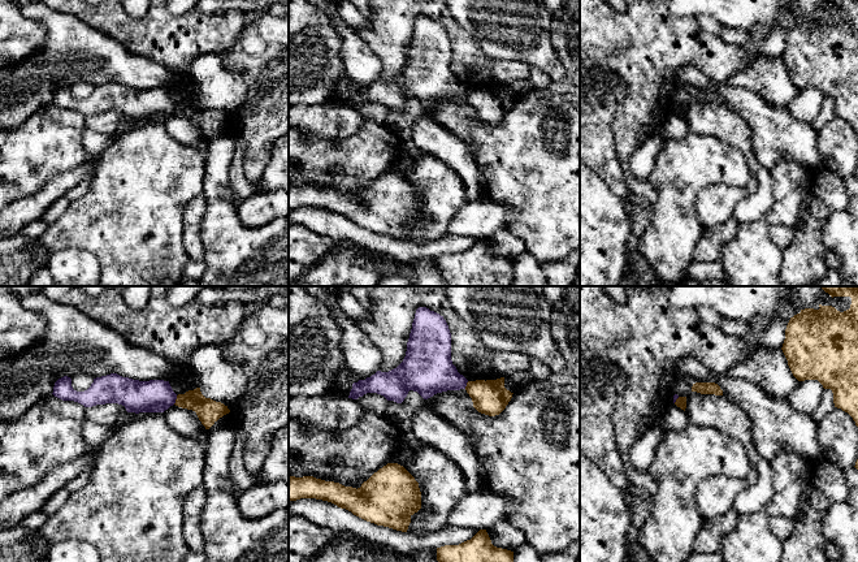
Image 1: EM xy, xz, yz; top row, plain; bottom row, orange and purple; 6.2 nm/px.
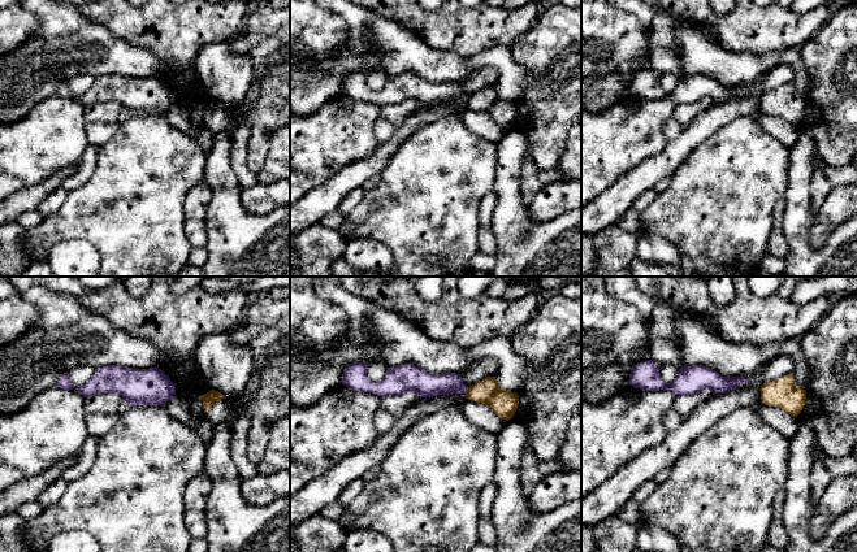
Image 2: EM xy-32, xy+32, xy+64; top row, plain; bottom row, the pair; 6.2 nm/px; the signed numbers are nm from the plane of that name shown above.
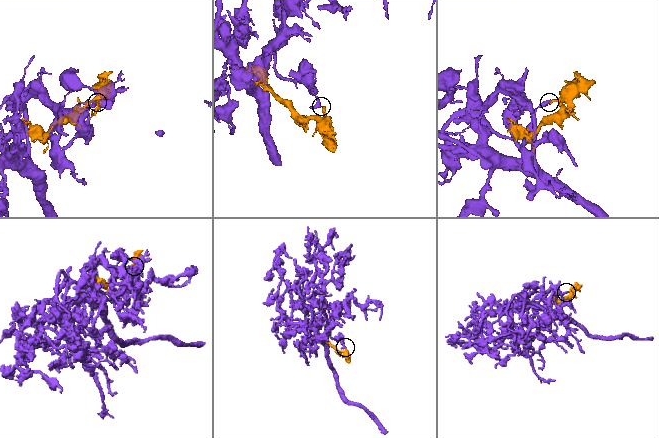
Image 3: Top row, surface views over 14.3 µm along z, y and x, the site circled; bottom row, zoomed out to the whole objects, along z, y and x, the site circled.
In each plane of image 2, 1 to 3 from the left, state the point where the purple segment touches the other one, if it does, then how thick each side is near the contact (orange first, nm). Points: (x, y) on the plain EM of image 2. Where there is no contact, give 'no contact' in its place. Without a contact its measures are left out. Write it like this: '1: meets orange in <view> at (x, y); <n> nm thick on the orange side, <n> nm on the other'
1: no contact
2: meets orange in xy+32 at (467, 99); 160 nm thick on the orange side, 150 nm on the other
3: no contact

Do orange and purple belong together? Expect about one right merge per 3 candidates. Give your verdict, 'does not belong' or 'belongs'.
does not belong

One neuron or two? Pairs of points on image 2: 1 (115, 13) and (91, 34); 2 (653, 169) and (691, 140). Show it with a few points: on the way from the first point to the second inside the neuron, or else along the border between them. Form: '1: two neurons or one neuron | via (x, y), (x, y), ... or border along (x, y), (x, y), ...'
1: two neurons | border along (81, 13), (128, 42)
2: one neuron | via (662, 165), (669, 163), (682, 150)

